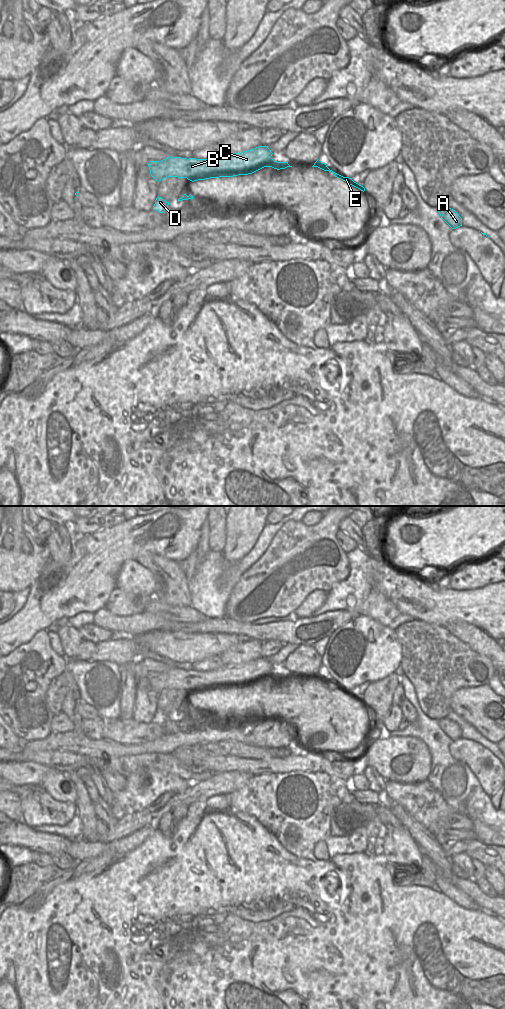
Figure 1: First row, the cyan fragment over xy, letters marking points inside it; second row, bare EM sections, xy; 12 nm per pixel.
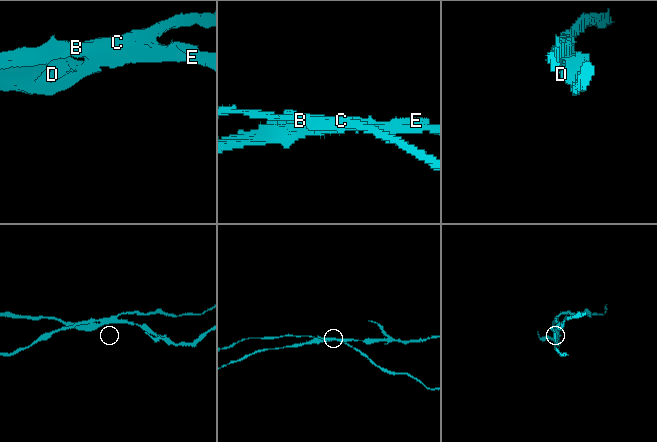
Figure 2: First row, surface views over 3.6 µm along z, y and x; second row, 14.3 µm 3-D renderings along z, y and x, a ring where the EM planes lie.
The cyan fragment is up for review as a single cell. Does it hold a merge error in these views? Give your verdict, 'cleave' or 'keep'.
cleave

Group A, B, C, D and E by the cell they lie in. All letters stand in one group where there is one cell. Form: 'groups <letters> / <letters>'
groups A D E / B C

